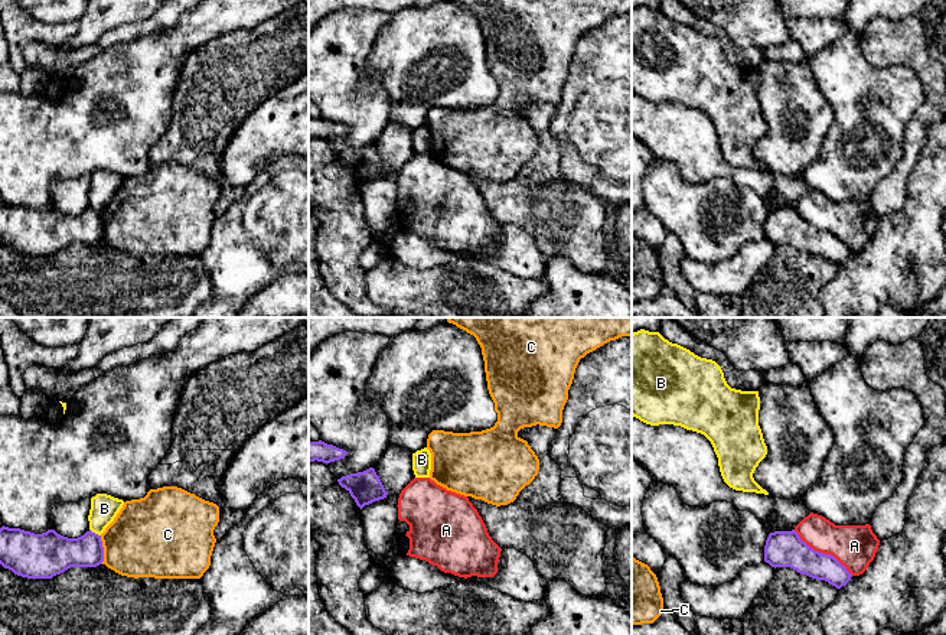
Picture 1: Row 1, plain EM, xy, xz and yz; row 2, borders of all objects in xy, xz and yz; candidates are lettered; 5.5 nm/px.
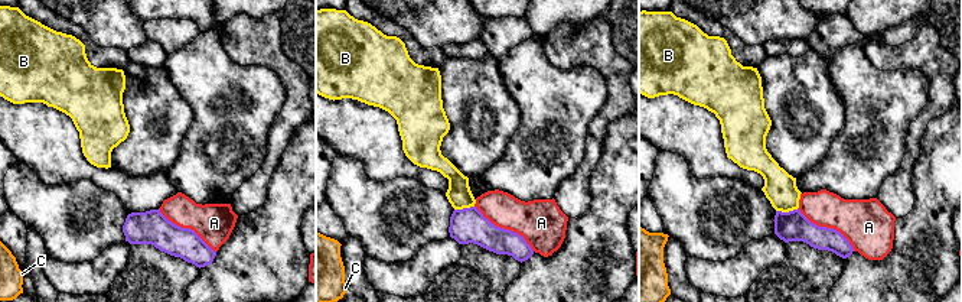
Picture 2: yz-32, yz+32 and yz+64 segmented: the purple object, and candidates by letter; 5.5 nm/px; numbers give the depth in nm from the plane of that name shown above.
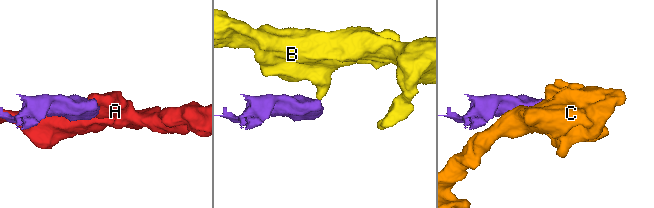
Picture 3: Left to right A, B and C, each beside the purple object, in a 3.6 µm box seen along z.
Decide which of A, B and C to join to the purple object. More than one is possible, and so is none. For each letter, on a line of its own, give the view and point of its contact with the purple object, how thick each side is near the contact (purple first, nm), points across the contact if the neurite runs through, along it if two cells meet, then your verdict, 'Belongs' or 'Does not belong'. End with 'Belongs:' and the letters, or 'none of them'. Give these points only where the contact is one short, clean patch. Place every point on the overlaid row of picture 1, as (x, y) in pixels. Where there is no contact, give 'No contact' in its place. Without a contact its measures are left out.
A: Touches purple at yz (822, 553). Thickness 200 nm (purple) against 240 nm. Boundary: yz (793, 530), (815, 550), (832, 554), (852, 575). Does not belong
B: Touches purple at xy (94, 533). Thickness 220 nm (purple) against 160 nm. Boundary: xy (90, 528), (100, 536). Does not belong
C: Touches purple at xy (103, 550). Thickness 200 nm (purple) against 420 nm. Boundary: xy (100, 536), (103, 563). Does not belong
Belongs: none of them

